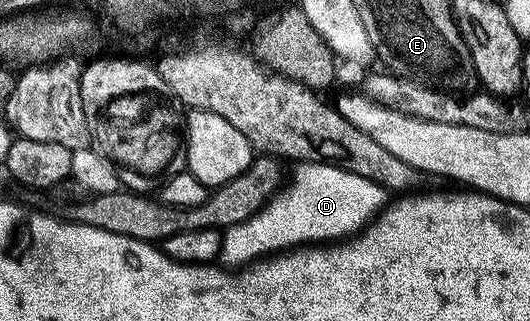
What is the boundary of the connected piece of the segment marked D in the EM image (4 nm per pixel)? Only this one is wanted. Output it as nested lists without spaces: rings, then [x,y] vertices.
[[[302,163],[295,169],[298,170],[294,178],[291,181],[289,178],[285,188],[271,197],[254,217],[225,230],[220,258],[223,266],[242,271],[287,251],[345,243],[357,237],[366,226],[374,224],[378,214],[387,208],[386,190],[372,183],[372,179],[360,179],[360,175],[321,163]]]

